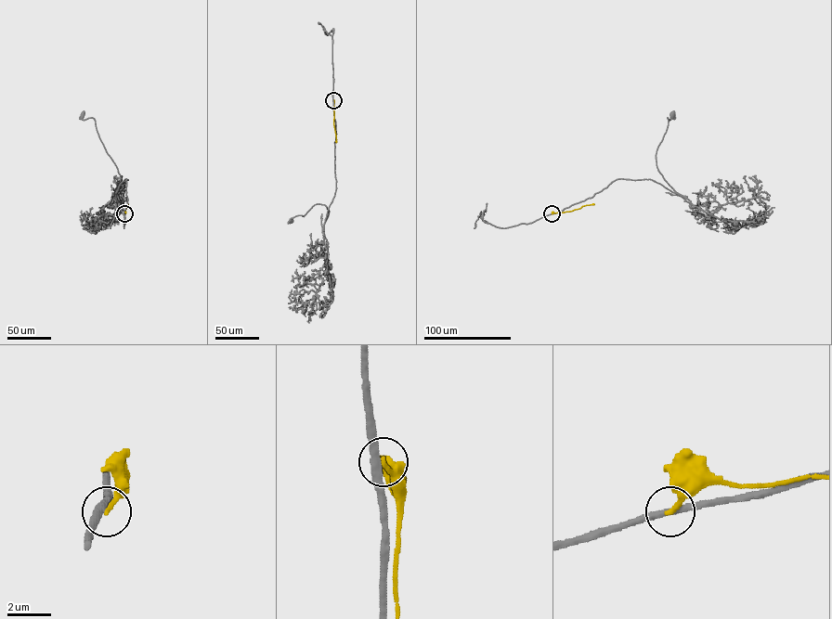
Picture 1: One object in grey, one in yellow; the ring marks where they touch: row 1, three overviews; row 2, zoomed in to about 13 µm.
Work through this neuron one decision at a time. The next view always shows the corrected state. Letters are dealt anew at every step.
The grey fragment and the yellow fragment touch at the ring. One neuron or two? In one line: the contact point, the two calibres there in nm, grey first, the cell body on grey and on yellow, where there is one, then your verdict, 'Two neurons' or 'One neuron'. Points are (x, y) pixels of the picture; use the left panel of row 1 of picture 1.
Place: (124, 213). Thickness 360 nm (grey) against 200 nm. Soma of grey: (82, 115). Soma of yellow: none. Two neurons

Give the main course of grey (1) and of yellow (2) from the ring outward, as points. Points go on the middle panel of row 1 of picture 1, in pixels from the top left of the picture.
1: (333, 100), (336, 188), (329, 213), (326, 206), (317, 203), (304, 216), (298, 215), (290, 220)
2: (333, 100), (336, 142)

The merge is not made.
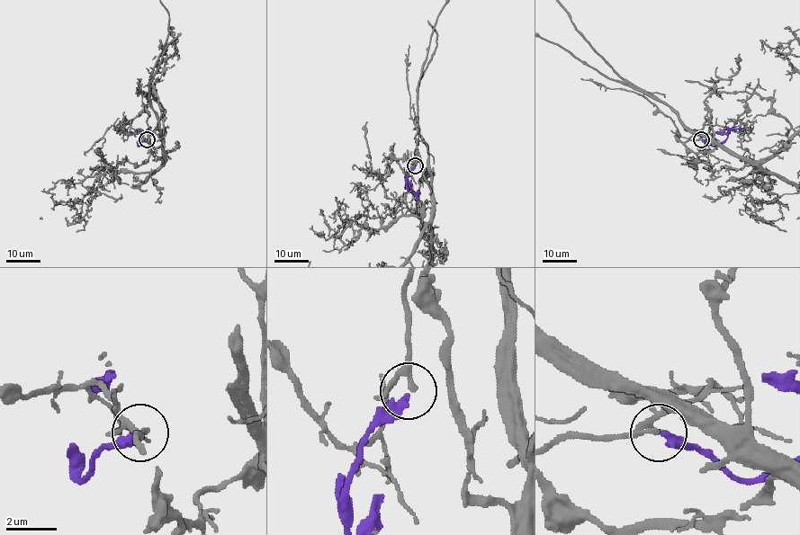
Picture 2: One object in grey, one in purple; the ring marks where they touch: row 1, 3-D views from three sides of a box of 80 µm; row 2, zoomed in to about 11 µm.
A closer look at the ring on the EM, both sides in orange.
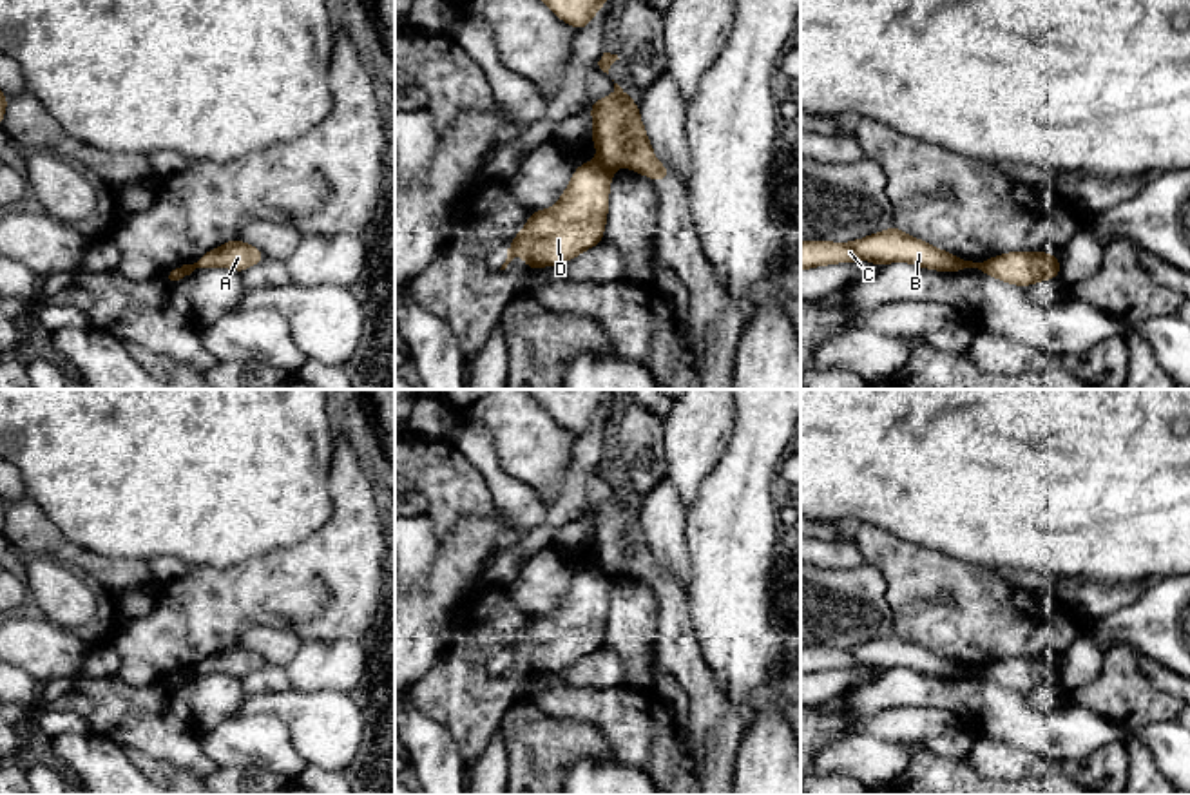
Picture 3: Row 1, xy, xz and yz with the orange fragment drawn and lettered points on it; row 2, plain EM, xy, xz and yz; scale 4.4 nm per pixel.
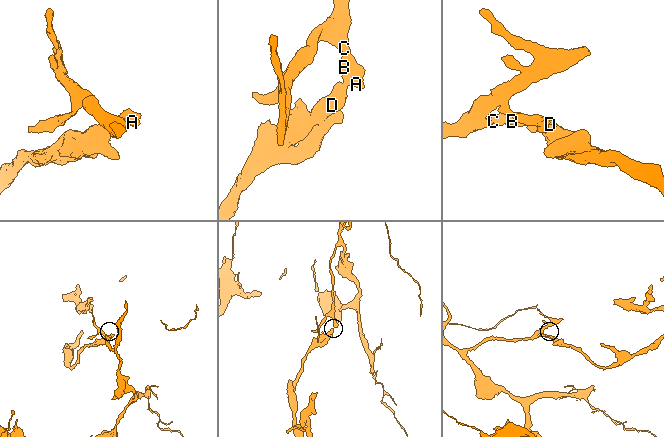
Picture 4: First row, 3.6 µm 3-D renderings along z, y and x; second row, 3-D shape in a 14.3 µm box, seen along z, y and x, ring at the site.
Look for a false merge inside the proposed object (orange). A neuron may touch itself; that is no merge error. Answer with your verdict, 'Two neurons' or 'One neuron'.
Two neurons

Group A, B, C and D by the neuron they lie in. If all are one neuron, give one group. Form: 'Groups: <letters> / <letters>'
Groups: A B C / D

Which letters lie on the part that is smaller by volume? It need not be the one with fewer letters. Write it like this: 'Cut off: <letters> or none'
Cut off: D

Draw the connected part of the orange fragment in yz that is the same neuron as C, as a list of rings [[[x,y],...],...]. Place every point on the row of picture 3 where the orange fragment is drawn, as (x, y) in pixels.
[[[898,226],[857,239],[853,243],[802,241],[801,272],[835,263],[871,261],[877,266],[904,261],[936,272],[978,268],[980,263],[960,259],[949,252],[904,234]]]

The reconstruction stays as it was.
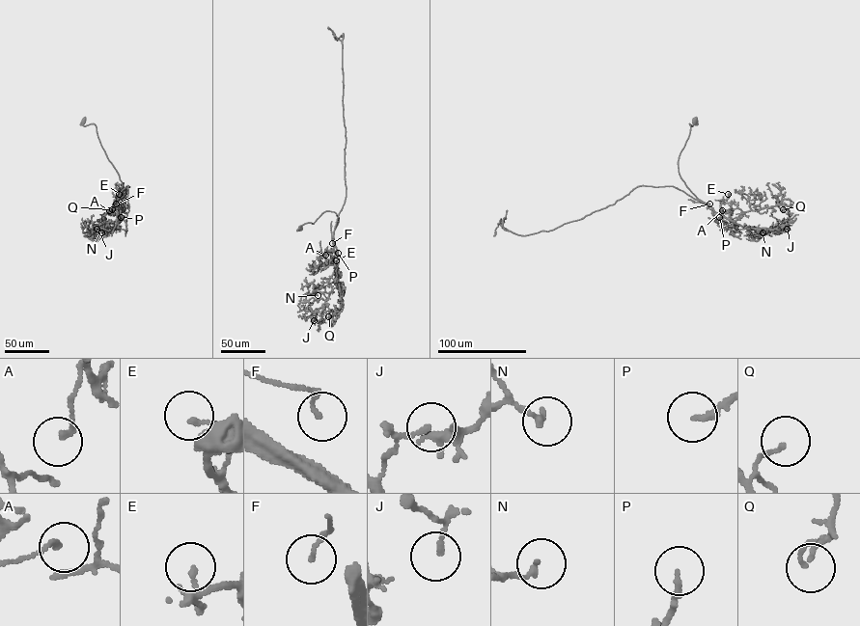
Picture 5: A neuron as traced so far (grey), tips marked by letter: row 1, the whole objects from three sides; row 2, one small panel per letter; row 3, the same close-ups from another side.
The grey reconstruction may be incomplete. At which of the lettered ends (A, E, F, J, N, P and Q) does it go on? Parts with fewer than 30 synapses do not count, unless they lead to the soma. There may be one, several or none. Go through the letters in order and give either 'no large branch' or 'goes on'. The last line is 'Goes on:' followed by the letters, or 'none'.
A: no large branch
E: no large branch
F: no large branch
J: no large branch
N: no large branch
P: goes on
Q: no large branch
Goes on: P

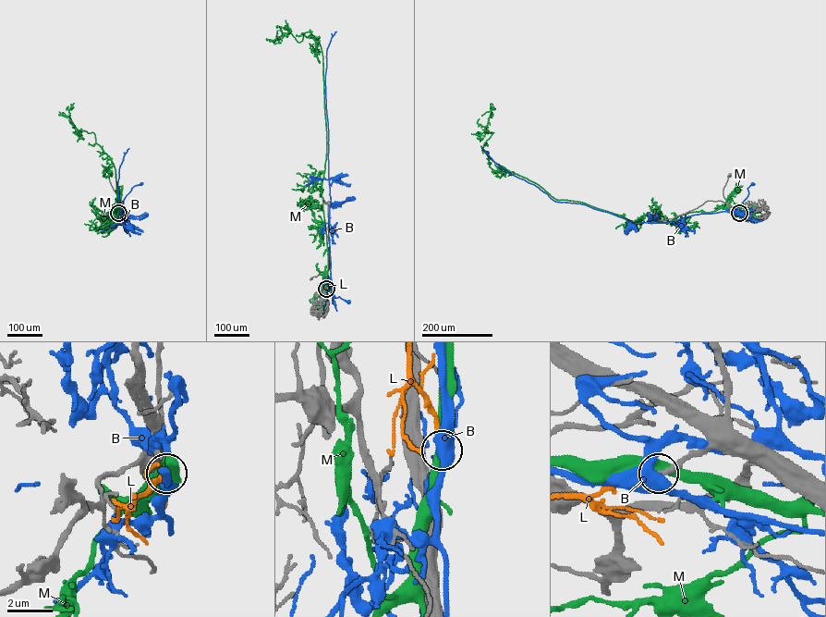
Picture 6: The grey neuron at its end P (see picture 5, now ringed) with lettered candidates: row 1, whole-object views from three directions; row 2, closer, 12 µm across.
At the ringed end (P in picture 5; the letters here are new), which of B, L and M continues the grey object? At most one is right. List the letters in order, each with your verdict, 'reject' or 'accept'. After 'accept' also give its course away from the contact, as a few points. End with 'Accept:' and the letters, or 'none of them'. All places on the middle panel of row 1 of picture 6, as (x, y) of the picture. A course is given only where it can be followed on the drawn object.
B: reject
L: accept
M: reject
Accept: L

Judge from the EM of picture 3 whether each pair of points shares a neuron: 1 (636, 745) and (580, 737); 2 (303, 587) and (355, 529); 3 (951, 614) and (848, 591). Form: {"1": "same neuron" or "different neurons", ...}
{"1": "different neurons", "2": "same neuron", "3": "different neurons"}

